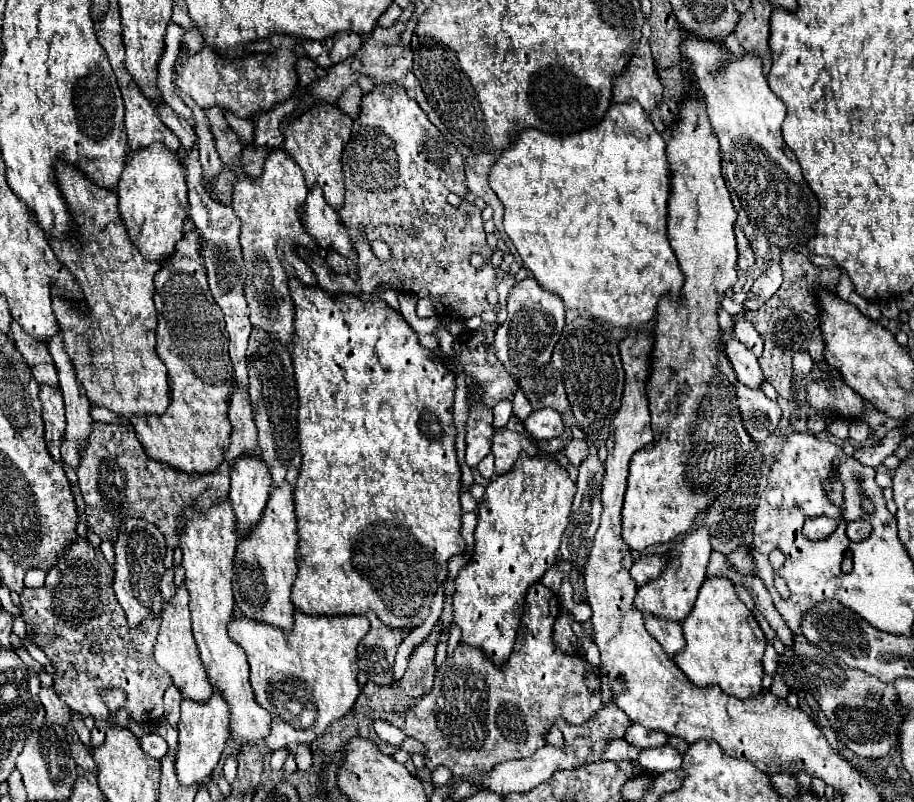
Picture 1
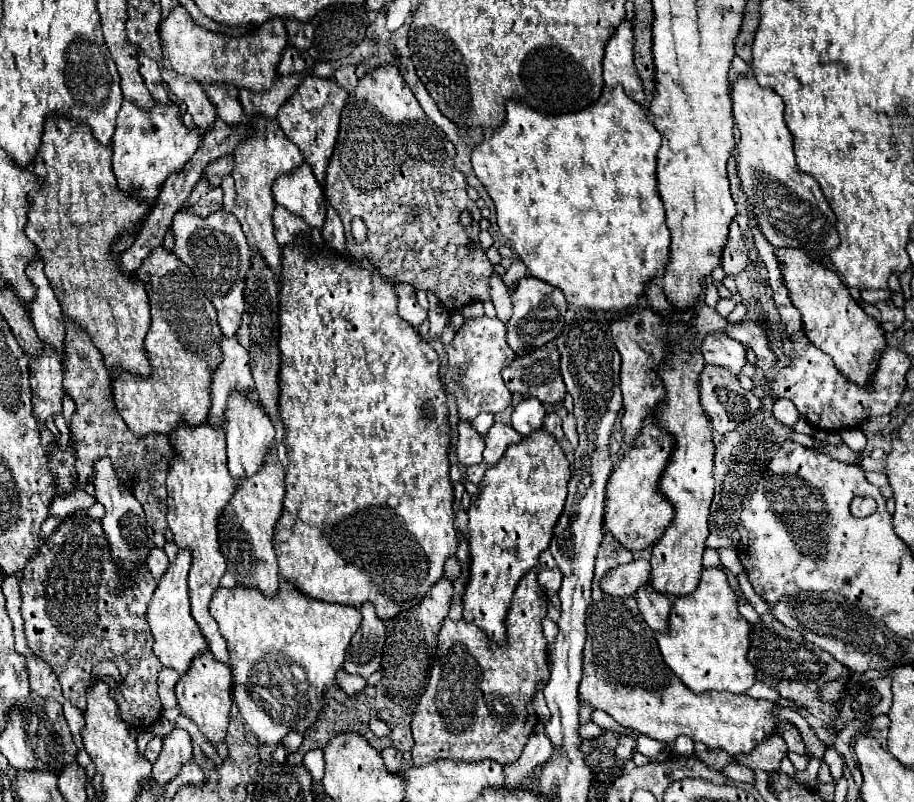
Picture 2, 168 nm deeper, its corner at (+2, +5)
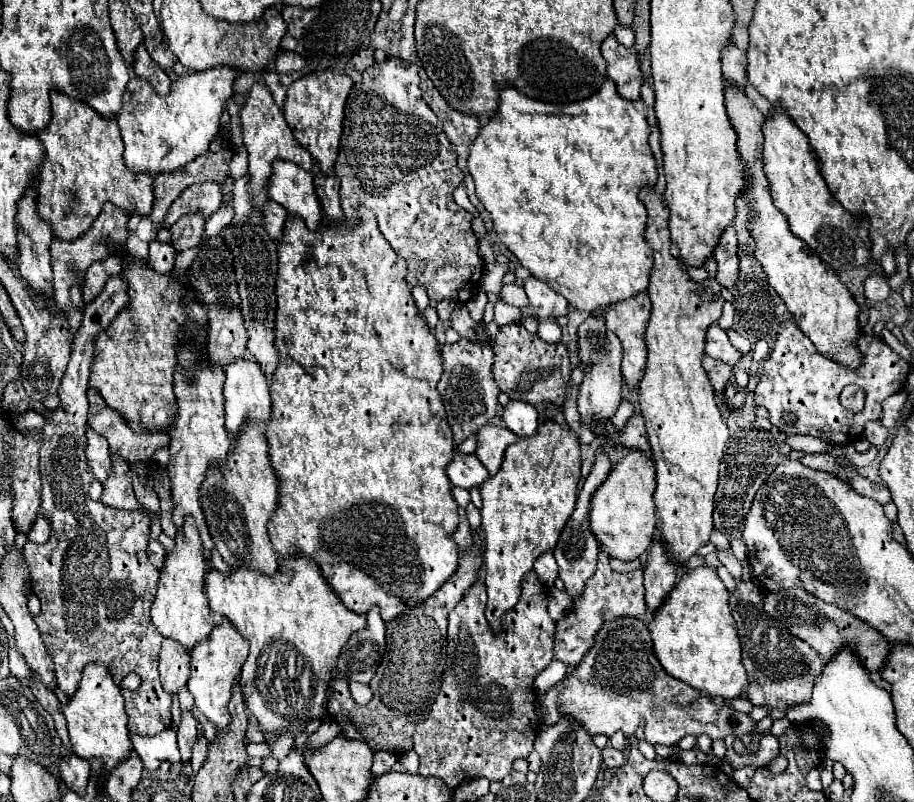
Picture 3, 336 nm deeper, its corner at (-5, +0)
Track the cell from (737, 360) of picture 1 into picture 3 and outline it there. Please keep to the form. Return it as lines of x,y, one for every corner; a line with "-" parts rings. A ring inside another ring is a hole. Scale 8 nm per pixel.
716,322
710,326
710,330
706,330
706,354
730,366
736,366
742,360
742,354
730,344
726,332

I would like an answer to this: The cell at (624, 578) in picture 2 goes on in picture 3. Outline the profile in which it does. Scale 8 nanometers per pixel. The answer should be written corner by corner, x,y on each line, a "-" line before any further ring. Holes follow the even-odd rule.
598,554
596,572
592,574
590,582
586,582
584,594
580,594
578,602
572,604
570,612
556,622
554,632
554,658
564,662
568,668
578,666
578,662
584,658
584,654
594,646
598,630
604,626
604,622
614,618
642,618
646,614
646,602
644,602
644,584
642,584
642,570
634,572
614,572
608,564
608,554

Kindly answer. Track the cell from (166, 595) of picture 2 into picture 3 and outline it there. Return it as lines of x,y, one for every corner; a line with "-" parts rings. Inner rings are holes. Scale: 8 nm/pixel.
186,518
186,524
182,524
182,530
178,530
174,540
176,546
166,552
166,560
160,570
158,590
152,604
152,622
156,624
162,636
174,638
186,650
190,650
194,648
194,644
202,642
214,628
212,610
206,602
204,592
204,572
206,572
206,560
202,554
204,548
198,528
194,526
194,518

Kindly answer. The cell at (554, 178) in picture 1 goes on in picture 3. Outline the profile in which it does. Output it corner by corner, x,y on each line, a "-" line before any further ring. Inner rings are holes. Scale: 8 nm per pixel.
606,78
606,82
600,86
600,90
596,94
592,94
590,98
584,98
582,102
570,102
570,104
552,104
552,102
544,104
540,100
526,98
526,94
522,94
514,88
506,88
500,94
500,104
498,104
494,118
490,118
484,126
480,126
478,136
474,138
474,142
470,142
468,172
474,178
476,196
480,198
480,202
488,210
488,214
492,216
494,232
534,278
546,282
552,290
562,294
570,302
572,308
578,308
584,312
594,312
600,308
608,308
614,302
628,300
634,294
644,292
648,288
648,276
652,270
652,248
644,240
648,212
646,212
644,202
638,198
638,190
646,184
654,186
656,178
658,178
656,162
654,162
652,150
648,146
648,136
650,136
650,126
648,126
646,118
632,106
630,100
622,98
616,92
614,82
610,78

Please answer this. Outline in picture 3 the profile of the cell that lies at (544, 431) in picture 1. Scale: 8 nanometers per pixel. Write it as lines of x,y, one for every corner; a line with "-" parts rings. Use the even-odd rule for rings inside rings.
510,400
504,406
502,420
508,430
512,430
516,436
532,436
538,428
538,412
534,406
518,400

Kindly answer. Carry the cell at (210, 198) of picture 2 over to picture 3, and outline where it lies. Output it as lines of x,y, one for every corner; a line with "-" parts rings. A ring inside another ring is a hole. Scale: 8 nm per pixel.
186,214
170,228
170,244
176,248
176,252
200,244
204,222
206,218
202,214

